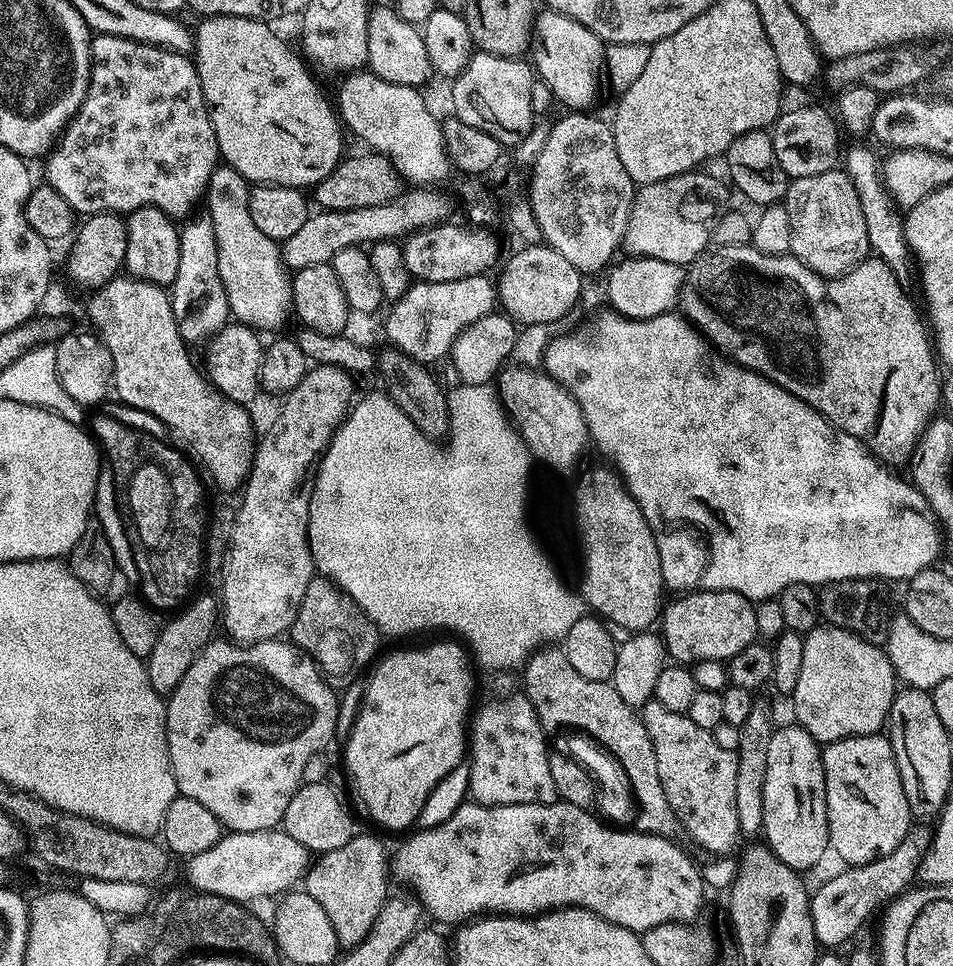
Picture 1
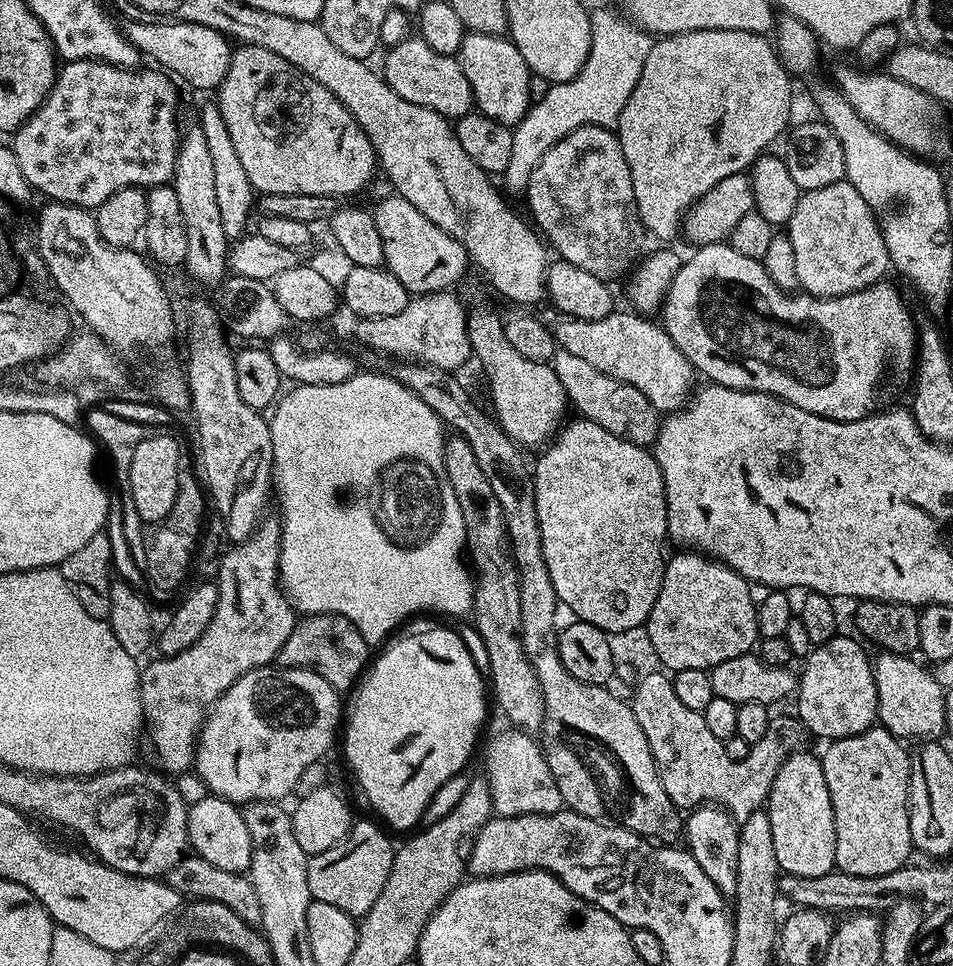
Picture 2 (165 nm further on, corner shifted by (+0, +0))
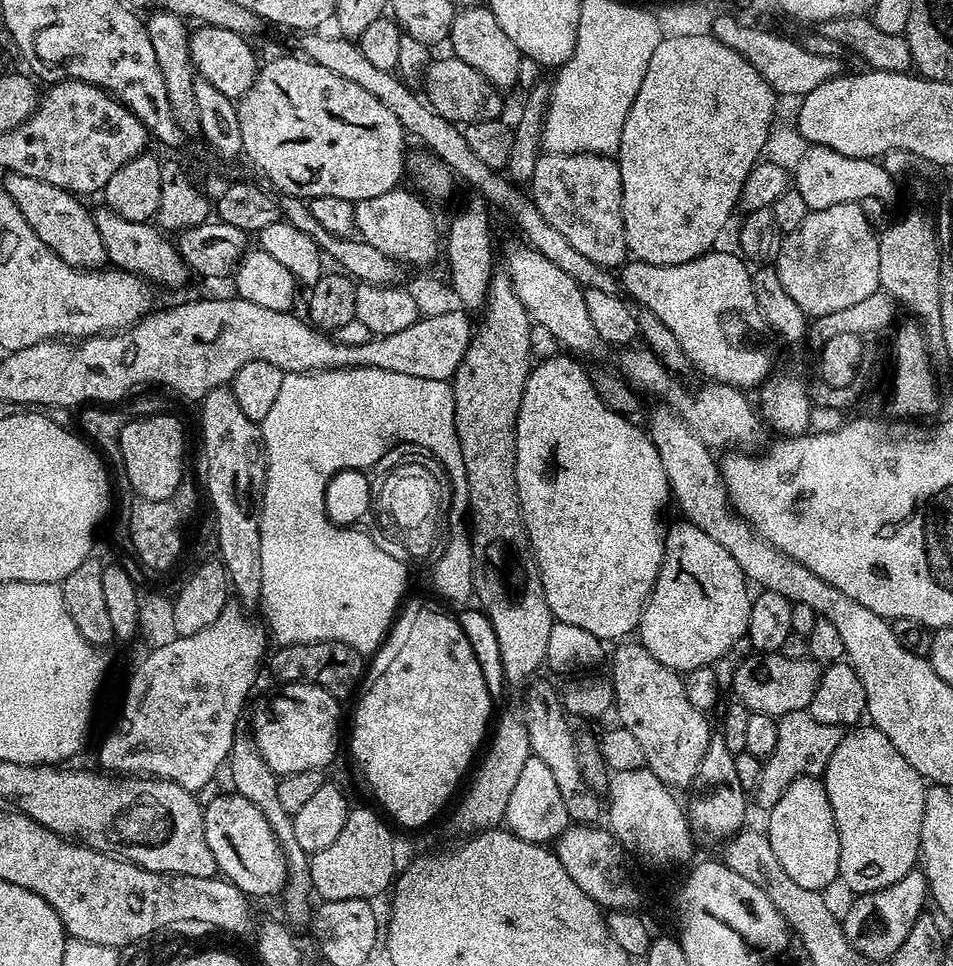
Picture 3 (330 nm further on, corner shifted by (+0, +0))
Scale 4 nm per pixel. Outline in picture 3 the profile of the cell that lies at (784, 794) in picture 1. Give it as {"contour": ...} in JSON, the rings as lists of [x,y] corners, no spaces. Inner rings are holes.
{"contour":[[[803,776],[790,786],[786,794],[778,798],[773,808],[767,809],[768,828],[766,835],[782,870],[806,890],[824,892],[840,875],[840,843],[834,822],[834,810],[824,789],[823,779]]]}

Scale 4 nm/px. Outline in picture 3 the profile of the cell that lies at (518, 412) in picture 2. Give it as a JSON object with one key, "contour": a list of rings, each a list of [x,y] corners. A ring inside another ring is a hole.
{"contour":[[[479,194],[453,218],[444,242],[444,259],[448,262],[448,283],[456,290],[462,306],[470,312],[479,311],[488,296],[489,283],[494,275],[494,254],[490,232],[490,206]]]}

